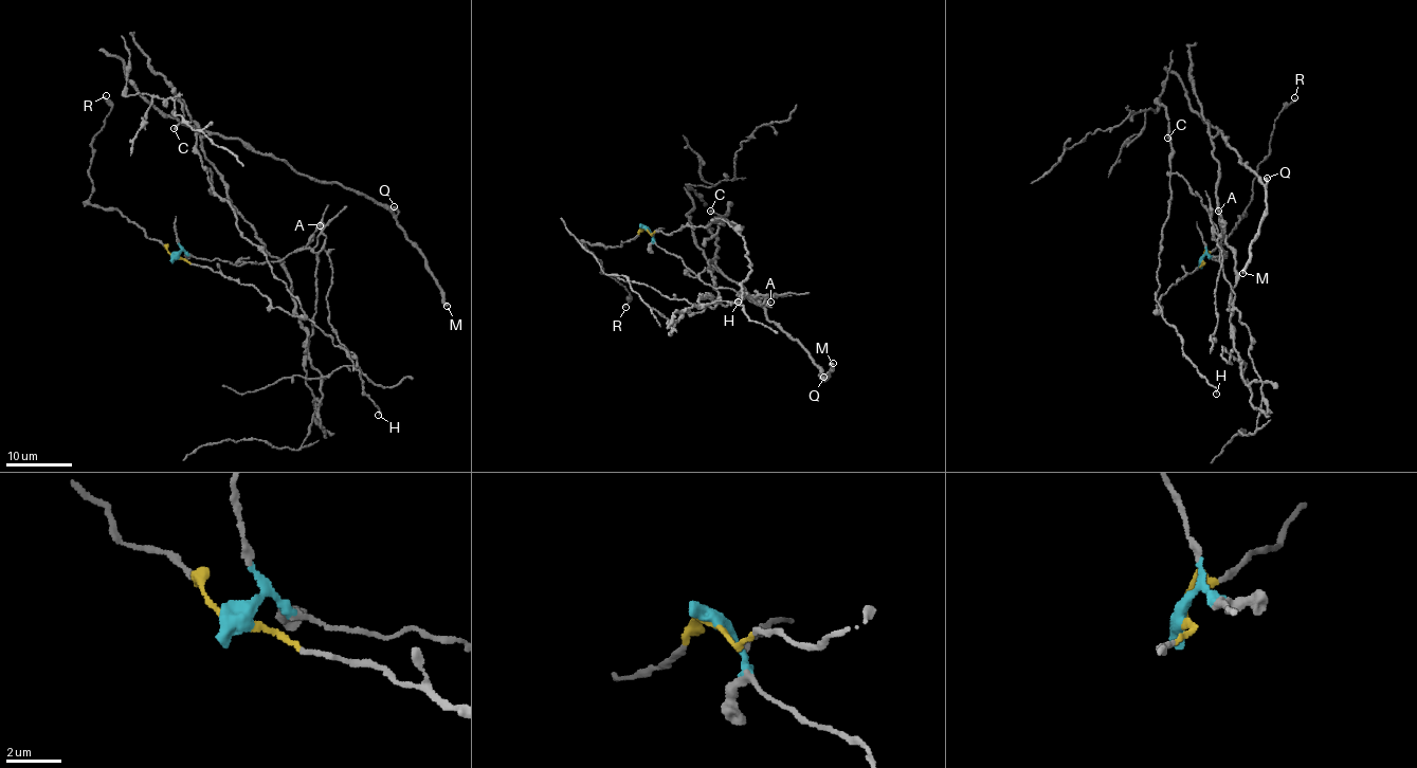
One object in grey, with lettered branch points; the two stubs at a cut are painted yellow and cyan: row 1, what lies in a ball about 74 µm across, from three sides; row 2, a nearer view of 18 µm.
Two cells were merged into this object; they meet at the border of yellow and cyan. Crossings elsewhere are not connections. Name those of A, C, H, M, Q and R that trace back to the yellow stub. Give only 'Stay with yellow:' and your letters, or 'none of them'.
Stay with yellow: C, H, R

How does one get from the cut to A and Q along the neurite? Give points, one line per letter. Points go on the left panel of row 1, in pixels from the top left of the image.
A: (174, 257), (182, 251), (197, 258), (224, 260), (236, 266), (282, 261), (306, 244), (320, 224)
Q: (174, 257), (311, 249), (304, 367), (319, 403), (290, 276), (202, 139), (394, 206)

